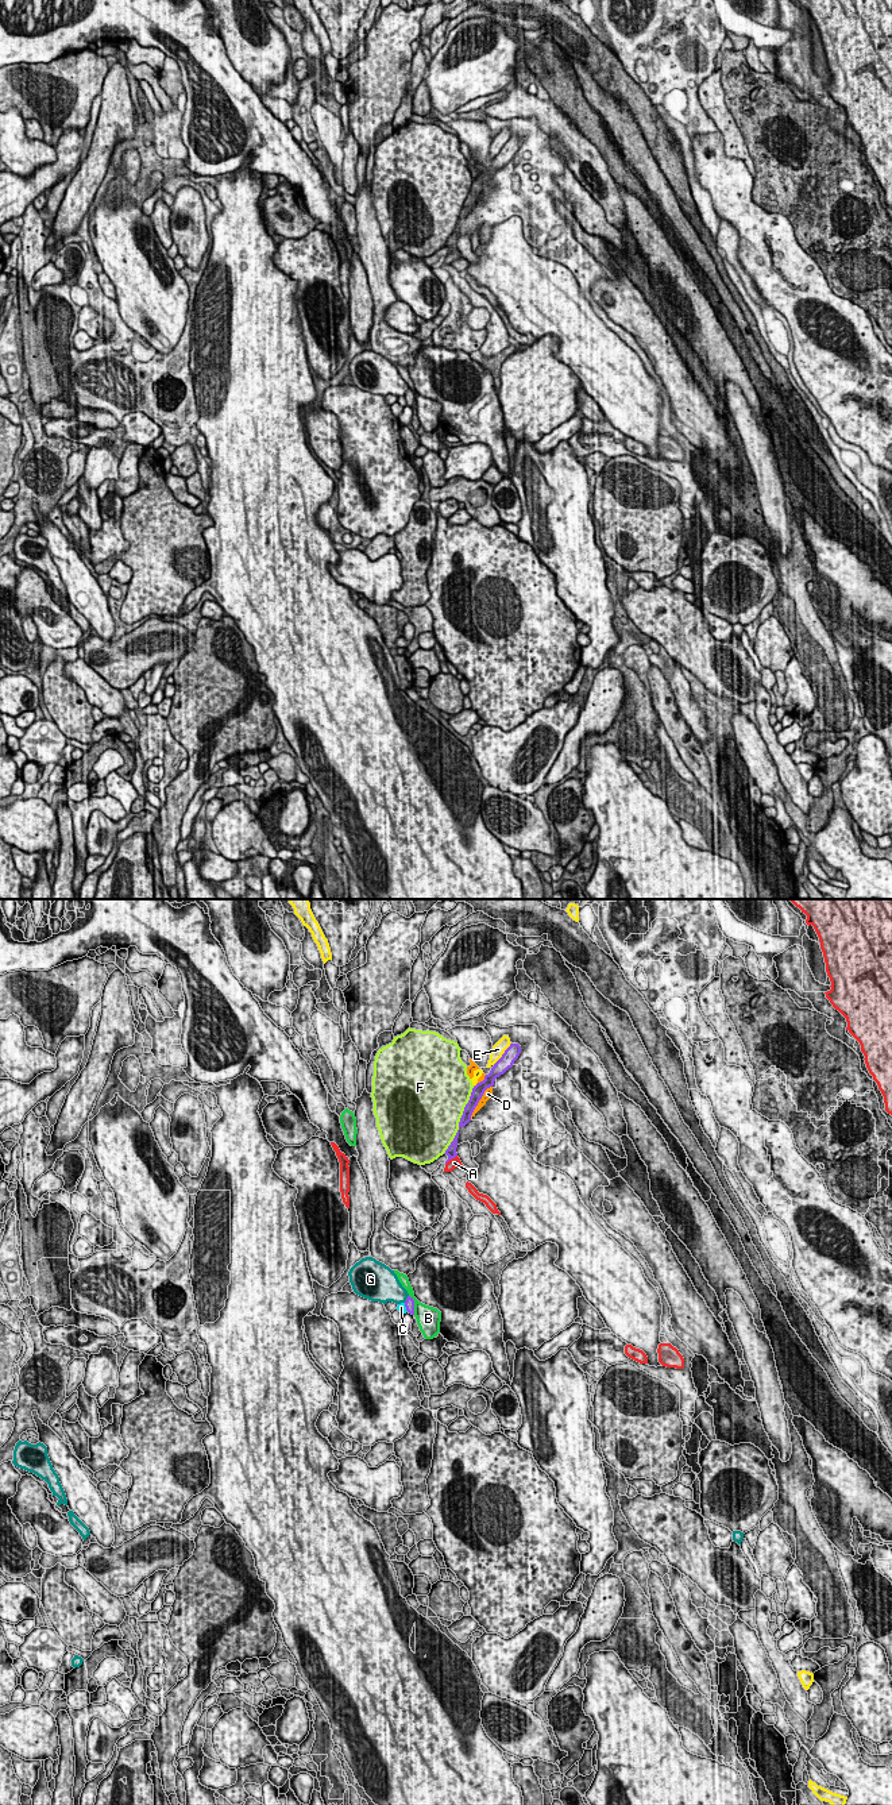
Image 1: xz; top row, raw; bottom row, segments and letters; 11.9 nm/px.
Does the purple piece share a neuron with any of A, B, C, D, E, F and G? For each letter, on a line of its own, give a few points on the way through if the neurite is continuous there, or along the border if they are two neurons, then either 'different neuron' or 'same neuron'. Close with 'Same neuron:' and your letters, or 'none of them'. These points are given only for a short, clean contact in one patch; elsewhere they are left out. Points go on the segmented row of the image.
A: different neuron
B: different neuron
C: different neuron
D: different neuron
E: different neuron
F: different neuron
G: different neuron
Same neuron: none of them

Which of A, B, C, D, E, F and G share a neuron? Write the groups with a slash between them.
A / B / C / D / E / F / G

